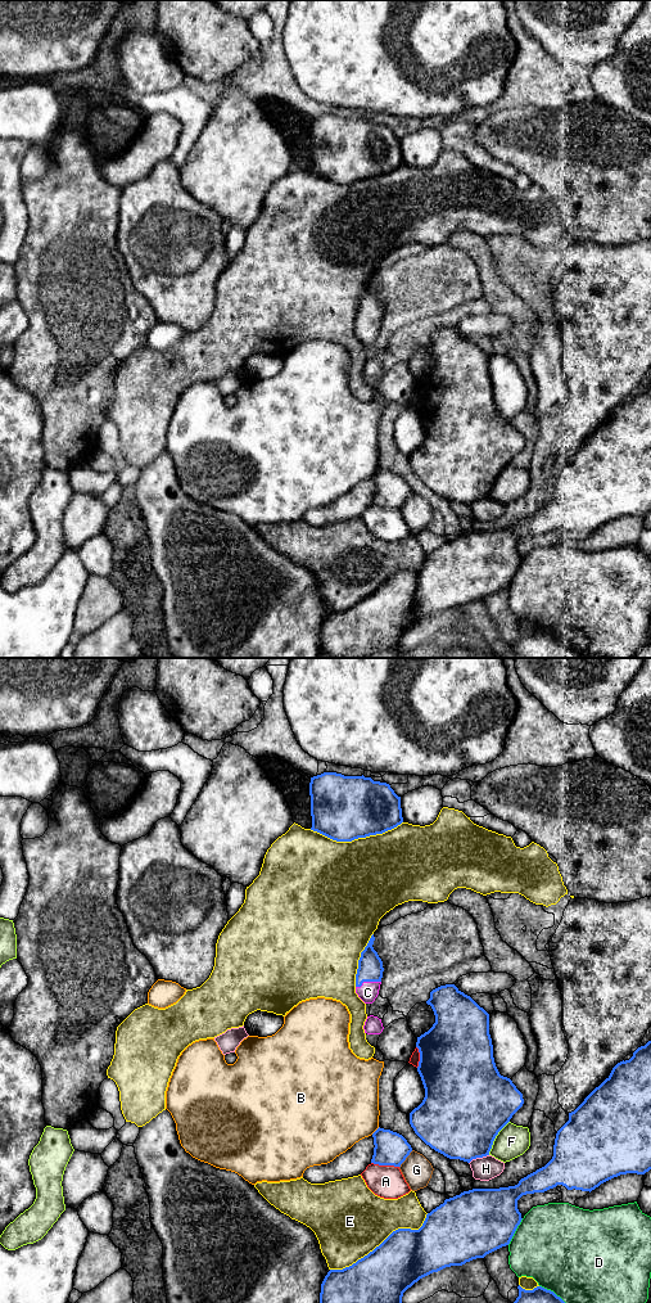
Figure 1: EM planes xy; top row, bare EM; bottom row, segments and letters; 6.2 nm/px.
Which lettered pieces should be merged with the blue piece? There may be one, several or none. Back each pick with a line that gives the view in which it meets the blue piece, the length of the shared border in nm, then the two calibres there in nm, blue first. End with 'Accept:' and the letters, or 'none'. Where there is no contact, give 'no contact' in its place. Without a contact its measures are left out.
C: contact in xy; length 170 nm; calibres 160 and 120 nm
Accept: C

